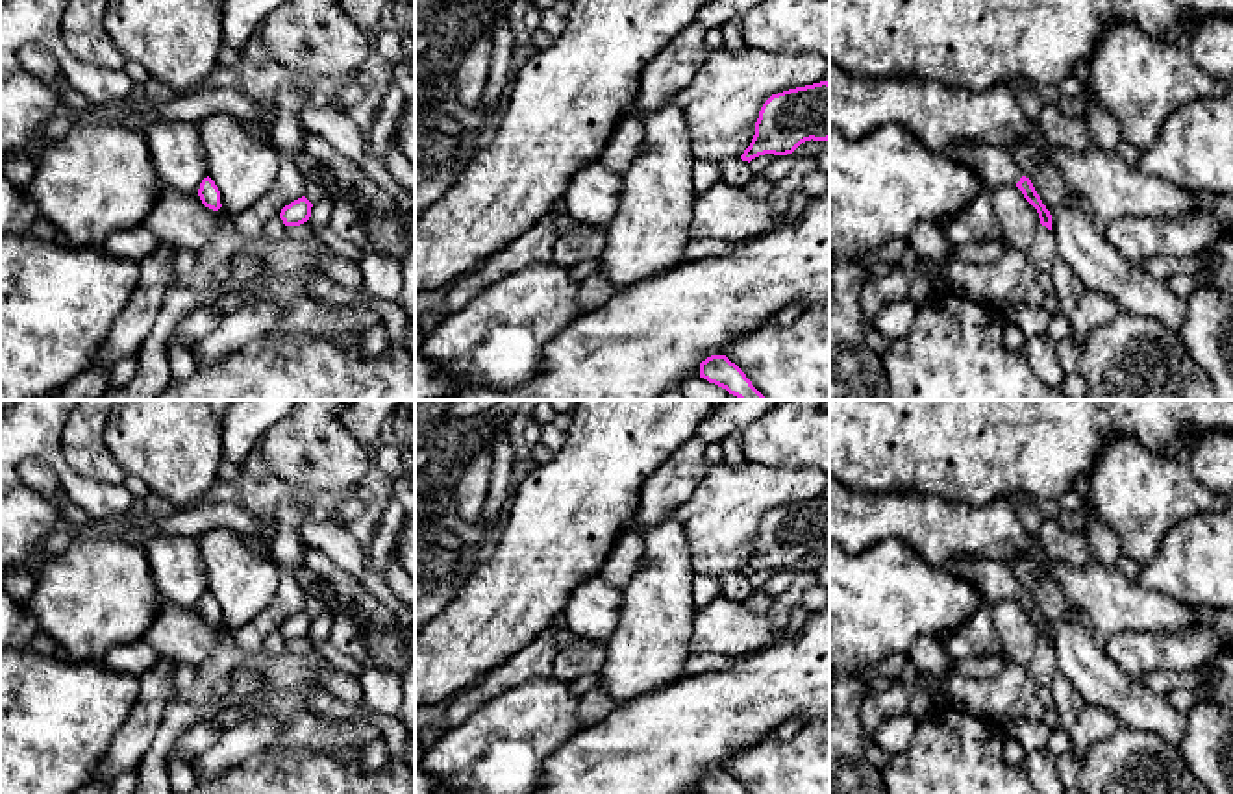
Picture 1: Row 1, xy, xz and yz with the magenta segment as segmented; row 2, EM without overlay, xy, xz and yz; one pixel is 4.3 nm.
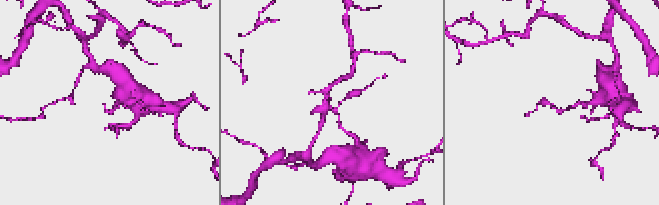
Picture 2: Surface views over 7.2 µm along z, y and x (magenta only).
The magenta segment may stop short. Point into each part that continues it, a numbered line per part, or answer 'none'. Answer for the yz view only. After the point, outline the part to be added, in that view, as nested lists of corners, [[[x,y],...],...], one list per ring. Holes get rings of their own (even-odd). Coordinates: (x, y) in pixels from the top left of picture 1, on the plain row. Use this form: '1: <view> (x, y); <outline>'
1: yz (993, 578); [[[966,555],[957,559],[950,570],[972,583],[989,605],[998,598],[1016,600],[1022,592],[1009,566],[1002,561]]]

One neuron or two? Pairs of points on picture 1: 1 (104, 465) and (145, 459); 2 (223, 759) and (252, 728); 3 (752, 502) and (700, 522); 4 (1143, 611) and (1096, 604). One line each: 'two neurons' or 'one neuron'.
1: two neurons
2: one neuron
3: one neuron
4: one neuron

